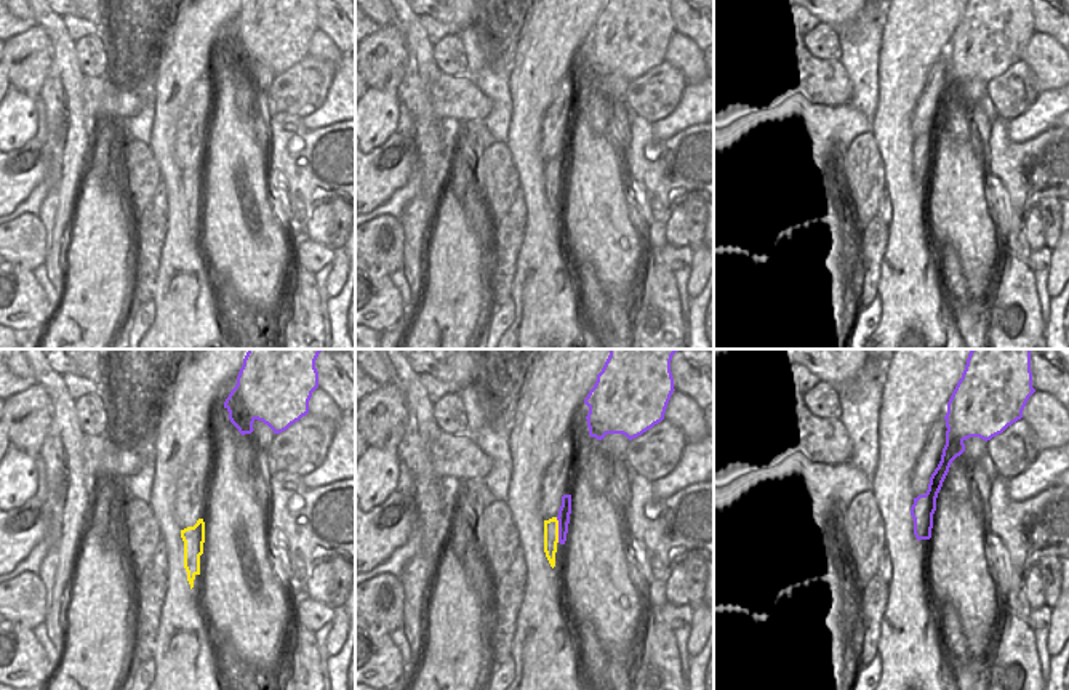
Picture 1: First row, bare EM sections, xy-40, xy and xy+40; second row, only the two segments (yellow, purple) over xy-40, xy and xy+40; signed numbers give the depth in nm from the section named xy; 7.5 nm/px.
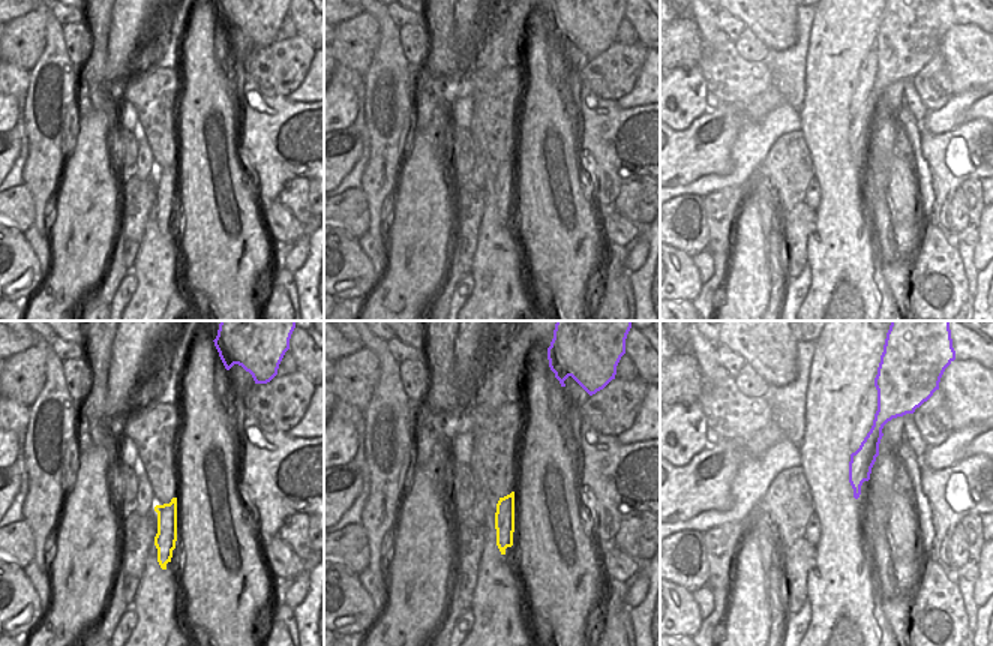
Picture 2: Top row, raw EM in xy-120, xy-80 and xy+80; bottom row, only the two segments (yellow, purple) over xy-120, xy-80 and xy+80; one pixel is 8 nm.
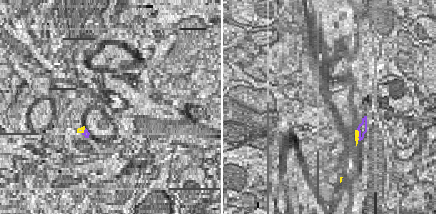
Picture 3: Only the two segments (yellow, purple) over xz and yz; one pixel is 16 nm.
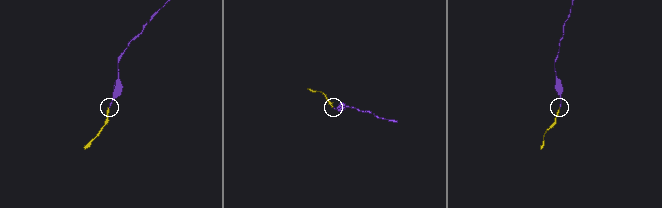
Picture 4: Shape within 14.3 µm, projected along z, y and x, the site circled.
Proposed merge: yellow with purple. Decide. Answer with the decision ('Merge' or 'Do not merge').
Merge.

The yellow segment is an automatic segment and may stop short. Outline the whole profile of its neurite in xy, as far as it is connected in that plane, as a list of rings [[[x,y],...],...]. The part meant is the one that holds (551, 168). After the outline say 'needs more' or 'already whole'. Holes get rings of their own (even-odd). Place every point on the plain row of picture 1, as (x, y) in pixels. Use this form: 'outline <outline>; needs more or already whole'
outline [[[563,136],[559,157],[544,162],[544,194],[552,210],[555,208],[557,186],[559,184],[565,186],[567,183],[570,155],[571,155],[571,136]]]; needs more

